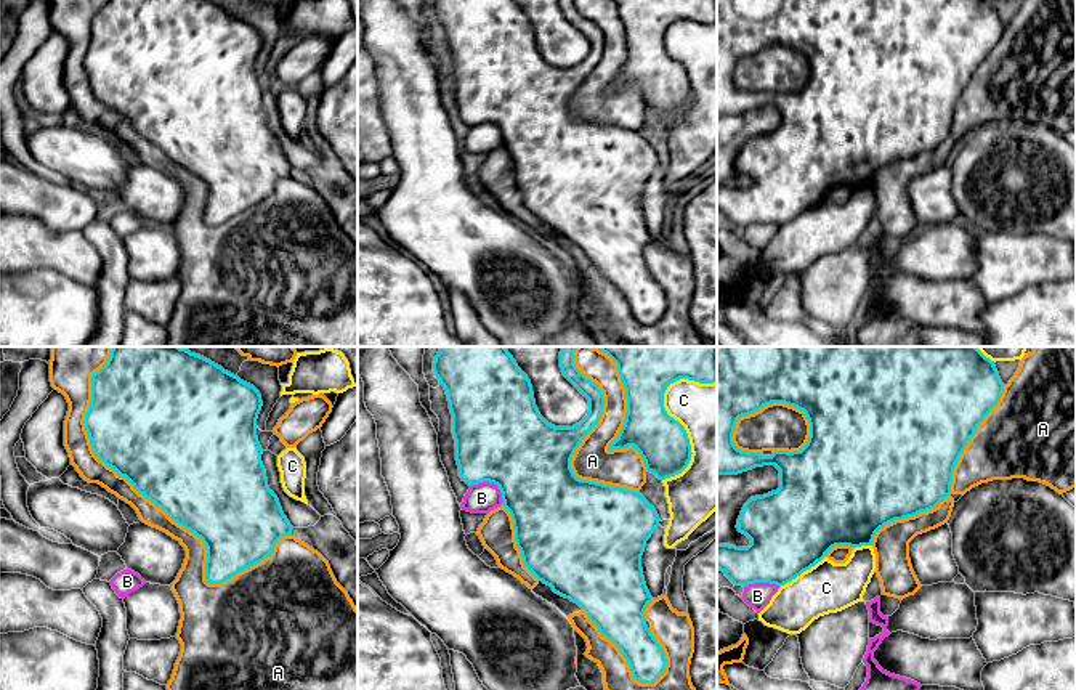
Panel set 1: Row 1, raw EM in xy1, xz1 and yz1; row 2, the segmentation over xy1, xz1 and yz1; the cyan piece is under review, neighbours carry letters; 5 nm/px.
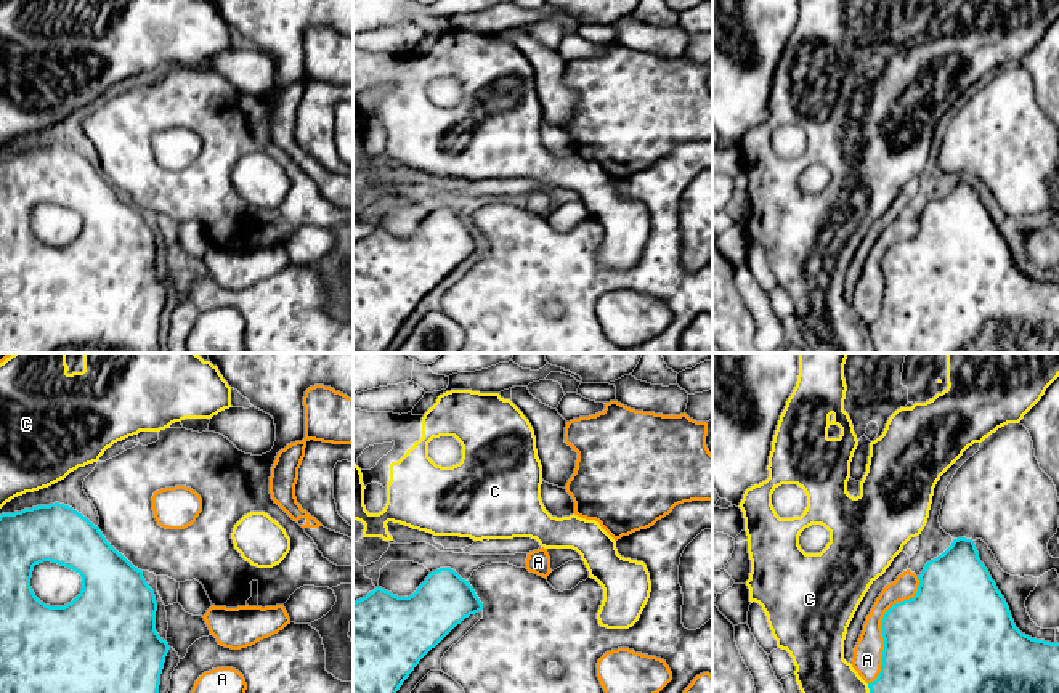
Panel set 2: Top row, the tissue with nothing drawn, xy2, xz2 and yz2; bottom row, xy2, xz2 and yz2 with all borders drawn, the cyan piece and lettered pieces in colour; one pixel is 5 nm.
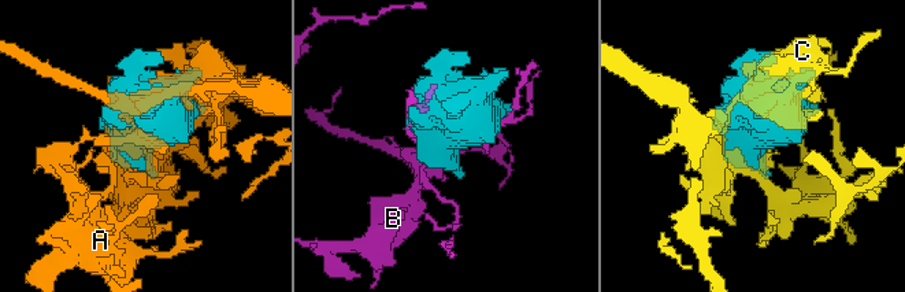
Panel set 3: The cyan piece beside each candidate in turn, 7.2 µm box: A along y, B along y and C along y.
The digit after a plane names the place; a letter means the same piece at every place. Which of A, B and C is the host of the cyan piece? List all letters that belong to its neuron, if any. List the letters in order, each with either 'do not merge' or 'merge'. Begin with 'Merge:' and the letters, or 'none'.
Merge: none
A: do not merge
B: do not merge
C: do not merge

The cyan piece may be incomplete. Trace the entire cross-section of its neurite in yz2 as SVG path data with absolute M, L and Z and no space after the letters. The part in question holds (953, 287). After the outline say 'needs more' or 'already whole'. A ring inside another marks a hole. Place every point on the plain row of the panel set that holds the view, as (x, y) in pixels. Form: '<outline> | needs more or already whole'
M953 180L942 196L926 204L918 220L916 236L892 245L881 261L884 279L882 306L878 319L868 324L876 353L1059 353L1059 284L1032 279L1016 268L1009 247L980 202L972 180Z | already whole

